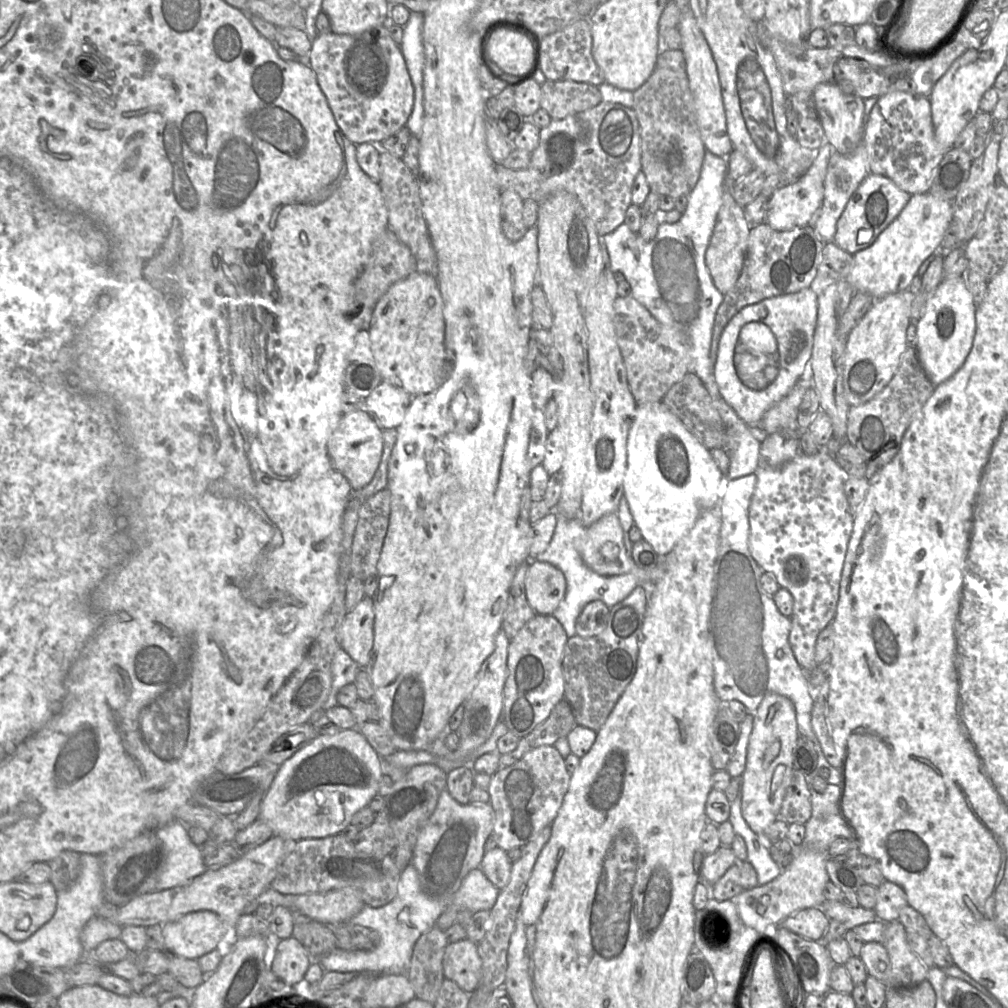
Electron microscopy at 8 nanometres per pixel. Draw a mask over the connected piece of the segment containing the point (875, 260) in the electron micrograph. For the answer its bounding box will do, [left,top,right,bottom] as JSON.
[845,192,952,299]

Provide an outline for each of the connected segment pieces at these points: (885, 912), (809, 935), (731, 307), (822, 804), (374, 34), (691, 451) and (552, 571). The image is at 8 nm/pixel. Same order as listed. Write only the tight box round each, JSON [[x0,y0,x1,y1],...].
[[874,880,908,922],[778,907,830,941],[710,222,824,366],[799,785,854,853],[306,25,414,143],[624,401,724,556],[525,560,566,614]]

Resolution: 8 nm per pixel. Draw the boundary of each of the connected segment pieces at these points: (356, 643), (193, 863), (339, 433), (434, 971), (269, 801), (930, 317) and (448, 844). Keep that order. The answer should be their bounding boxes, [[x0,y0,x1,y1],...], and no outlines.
[[340,597,374,667],[154,820,208,892],[327,410,383,490],[406,927,448,1004],[258,728,383,841],[916,276,976,387],[412,788,495,900]]

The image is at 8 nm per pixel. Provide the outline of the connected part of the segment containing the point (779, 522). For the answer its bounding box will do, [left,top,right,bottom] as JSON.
[748,449,854,679]

